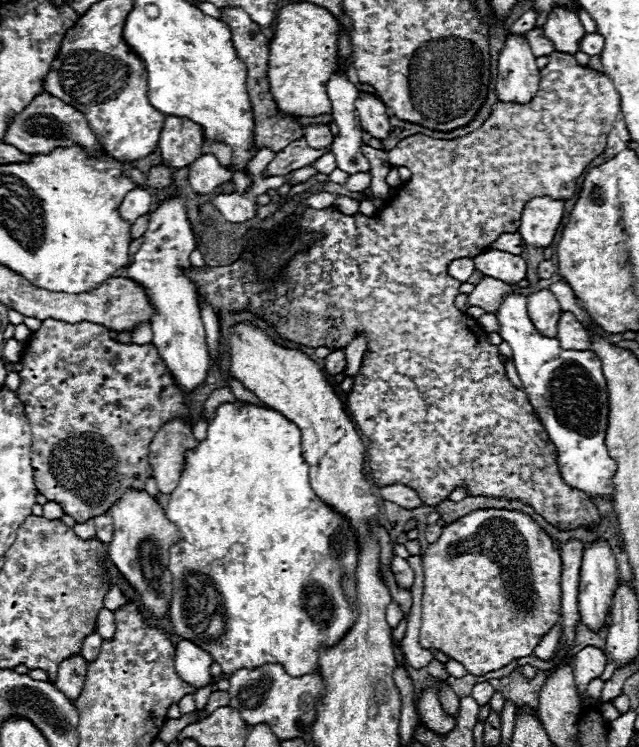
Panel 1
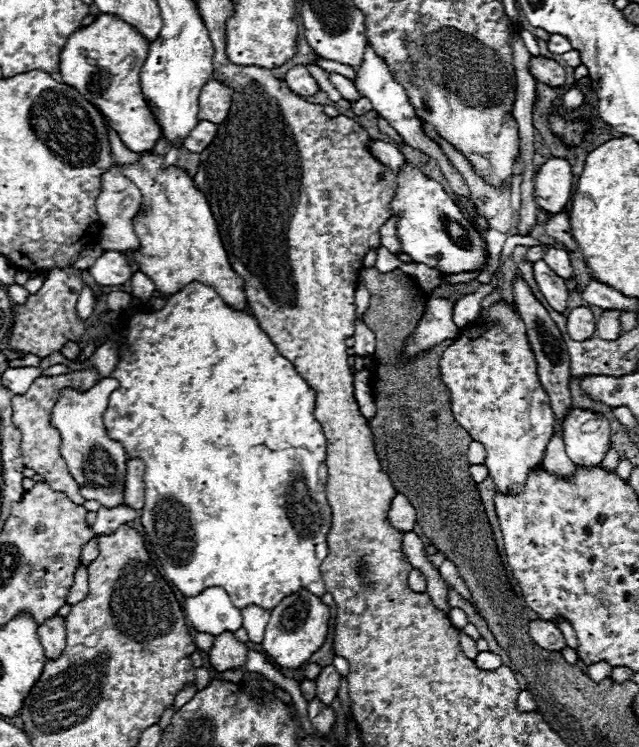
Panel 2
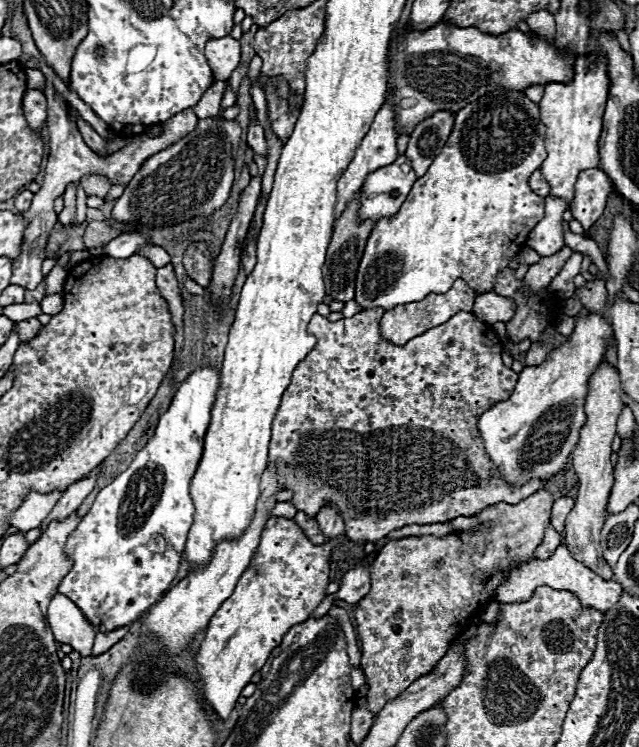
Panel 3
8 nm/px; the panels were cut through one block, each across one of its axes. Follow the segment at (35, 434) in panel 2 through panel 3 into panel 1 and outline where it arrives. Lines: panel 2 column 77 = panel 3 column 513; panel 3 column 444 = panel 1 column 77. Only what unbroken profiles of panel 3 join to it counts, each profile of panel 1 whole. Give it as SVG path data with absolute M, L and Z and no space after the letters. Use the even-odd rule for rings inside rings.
M48 318L26 342L22 364L22 372L18 372L22 384L16 396L24 404L24 414L32 428L30 460L36 490L50 502L58 502L64 514L76 522L86 522L88 518L106 514L128 488L144 488L144 480L152 476L148 446L156 430L164 422L188 414L184 396L174 386L156 346L116 342L110 330L100 324L68 324Z

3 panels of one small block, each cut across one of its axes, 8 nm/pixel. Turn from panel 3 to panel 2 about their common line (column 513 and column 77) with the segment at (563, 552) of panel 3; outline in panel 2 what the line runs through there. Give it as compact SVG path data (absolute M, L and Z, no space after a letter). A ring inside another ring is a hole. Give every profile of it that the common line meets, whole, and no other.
M80 566L76 570L76 580L74 580L74 586L70 588L68 592L68 604L78 604L80 600L84 600L88 594L88 568Z

